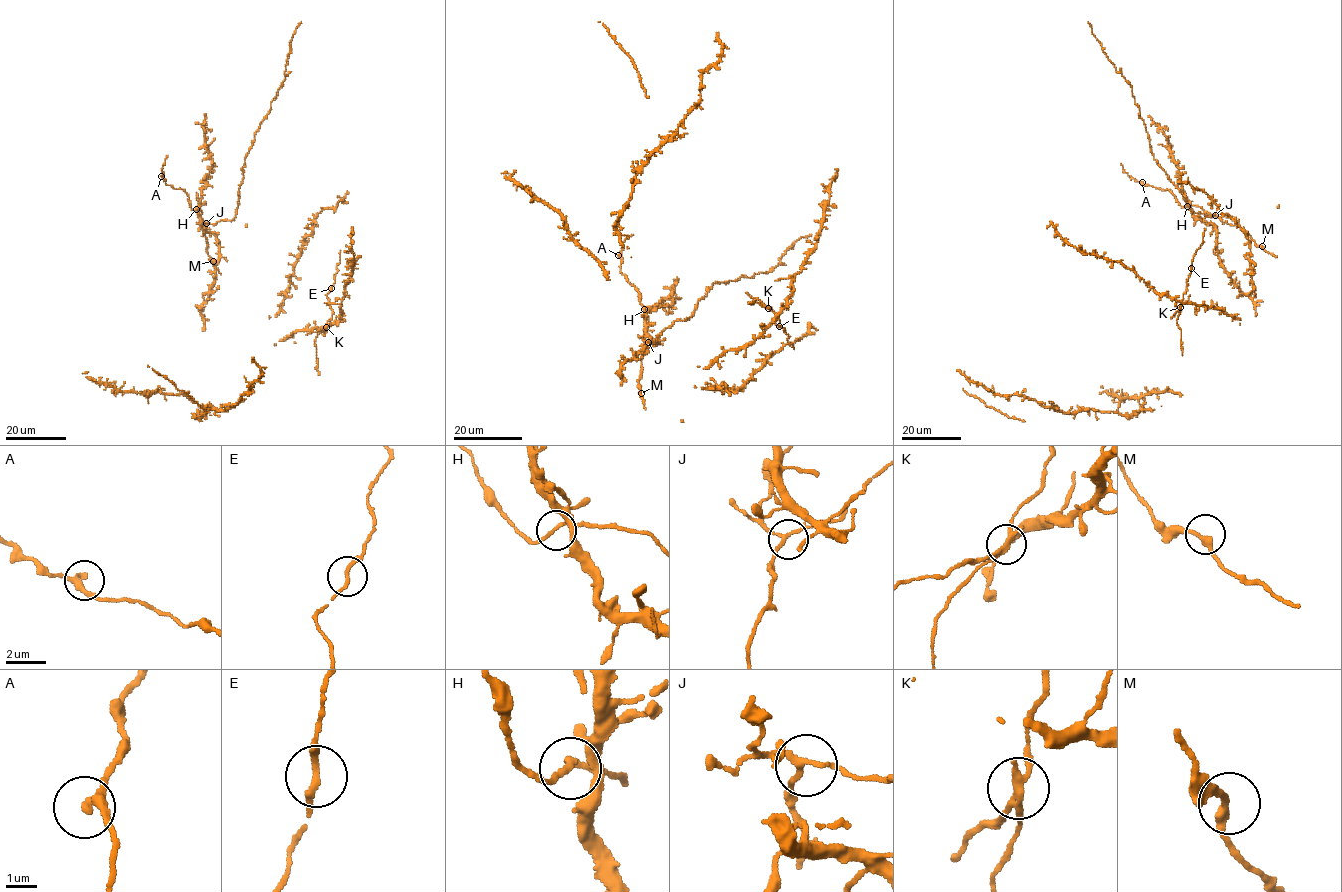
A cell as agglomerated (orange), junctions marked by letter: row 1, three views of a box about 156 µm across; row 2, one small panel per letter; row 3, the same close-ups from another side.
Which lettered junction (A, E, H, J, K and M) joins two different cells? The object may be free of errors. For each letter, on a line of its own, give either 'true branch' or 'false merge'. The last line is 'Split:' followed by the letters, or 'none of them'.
A: true branch
E: true branch
H: true branch
J: true branch
K: false merge
M: true branch
Split: K

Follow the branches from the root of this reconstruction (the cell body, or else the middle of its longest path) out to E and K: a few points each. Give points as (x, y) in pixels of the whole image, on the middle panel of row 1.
E: (703, 368), (727, 351), (751, 344), (772, 321), (775, 312), (777, 318), (773, 321), (779, 326)
K: (703, 368), (727, 351), (751, 344), (775, 317), (775, 312), (768, 308)

